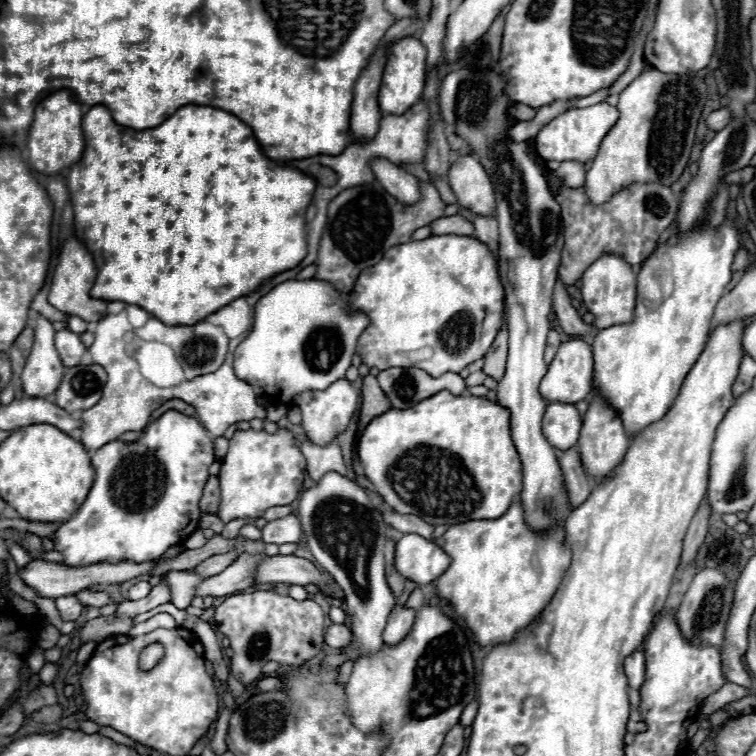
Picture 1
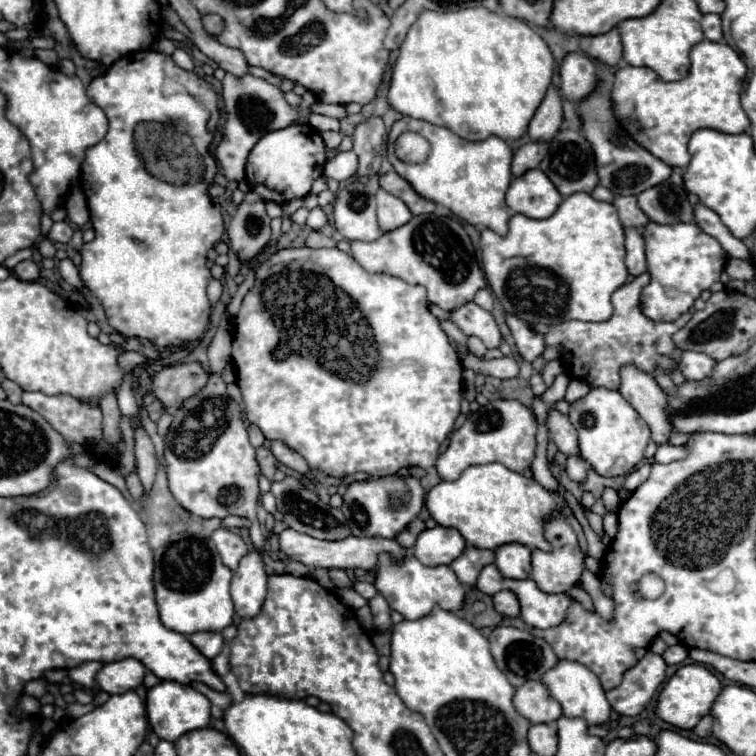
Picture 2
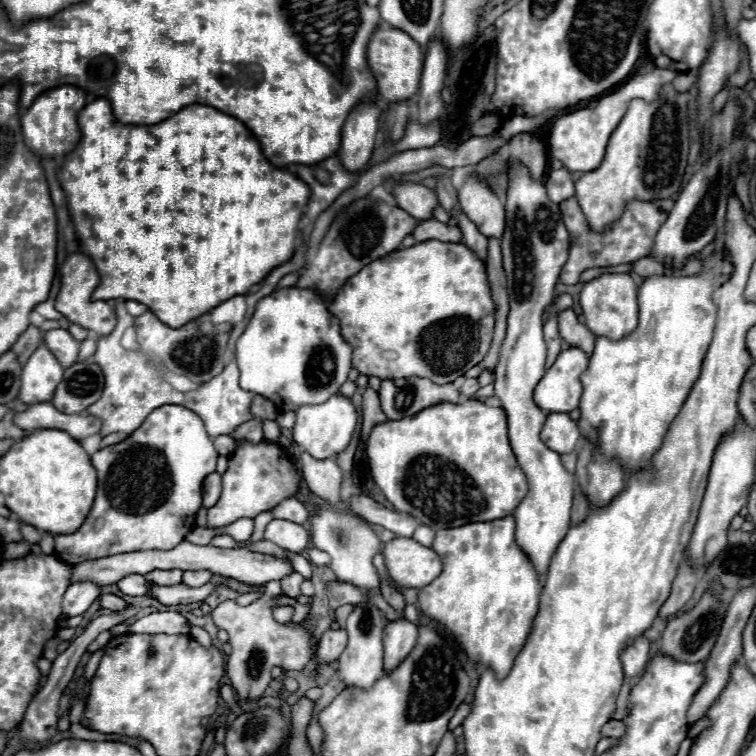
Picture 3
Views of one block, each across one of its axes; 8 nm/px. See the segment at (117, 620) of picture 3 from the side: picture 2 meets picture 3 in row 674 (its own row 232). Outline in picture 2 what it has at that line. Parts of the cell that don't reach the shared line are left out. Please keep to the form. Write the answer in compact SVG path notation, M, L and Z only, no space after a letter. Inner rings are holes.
M54 222L52 228L50 228L50 232L48 232L48 238L52 242L66 244L72 238L72 228L68 226L68 222Z

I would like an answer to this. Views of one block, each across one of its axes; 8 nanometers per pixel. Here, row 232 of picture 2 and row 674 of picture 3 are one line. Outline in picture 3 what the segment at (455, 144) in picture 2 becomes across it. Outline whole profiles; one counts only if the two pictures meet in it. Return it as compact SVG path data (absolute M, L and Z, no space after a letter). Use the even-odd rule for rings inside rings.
M506 516L494 522L474 522L470 526L460 526L454 530L438 530L432 550L442 558L442 574L418 594L422 612L440 622L466 650L468 660L492 668L498 678L504 678L510 672L514 658L520 654L526 638L532 630L532 622L540 610L540 596L544 590L544 576L534 570L526 552L514 540L514 516Z

